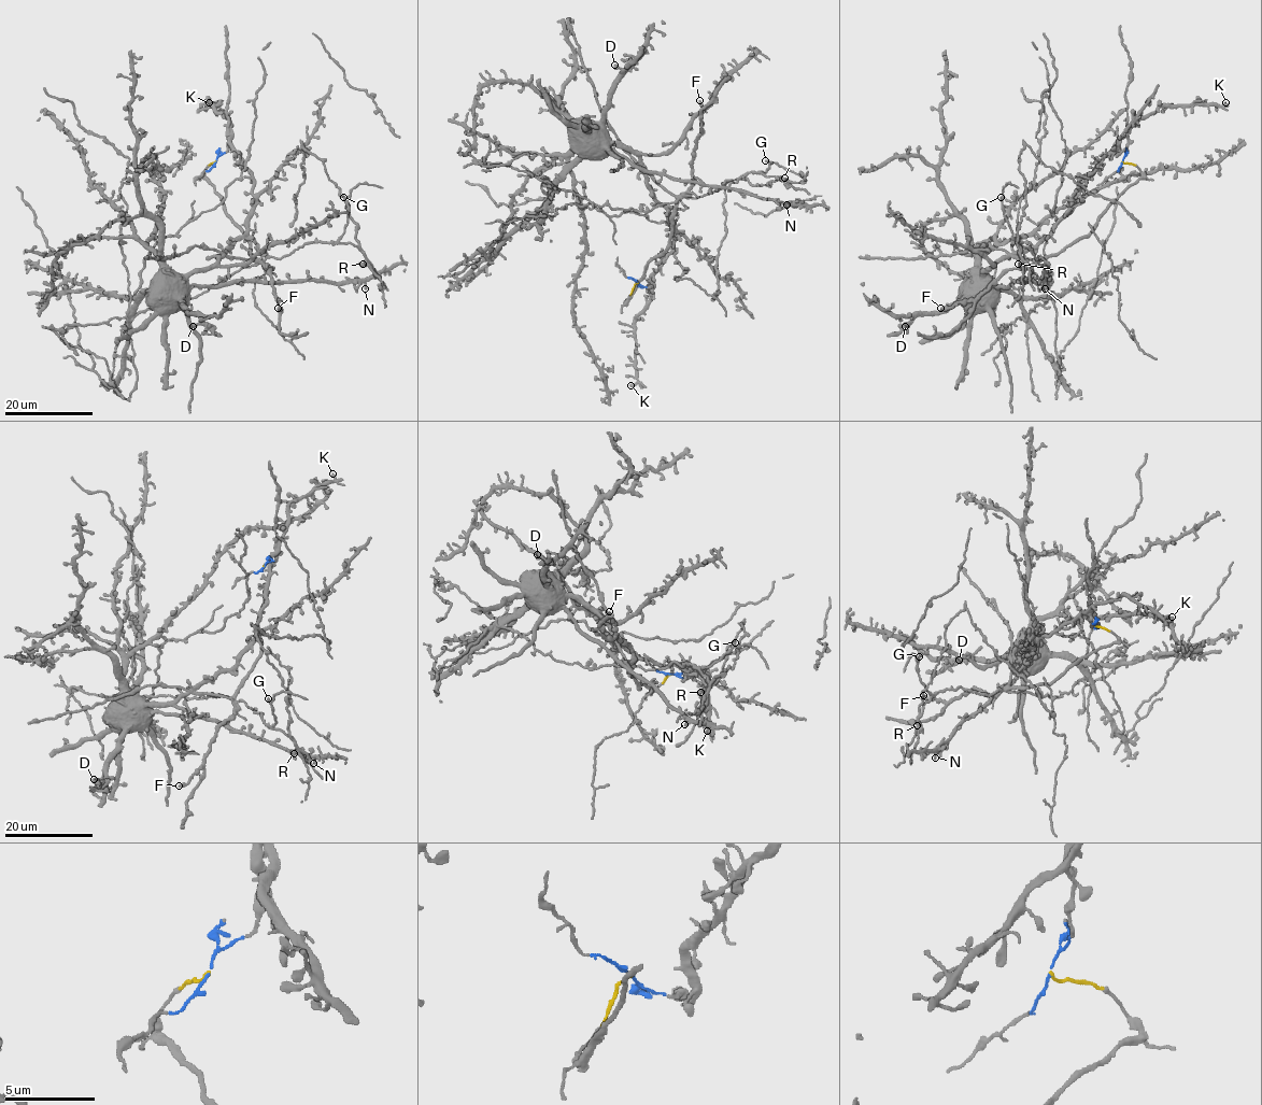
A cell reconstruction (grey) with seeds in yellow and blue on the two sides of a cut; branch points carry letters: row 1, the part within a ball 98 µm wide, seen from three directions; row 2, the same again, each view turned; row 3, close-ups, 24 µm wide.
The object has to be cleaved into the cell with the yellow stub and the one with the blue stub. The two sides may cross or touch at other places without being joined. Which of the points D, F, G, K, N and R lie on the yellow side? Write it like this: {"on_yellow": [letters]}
{"on_yellow": ["F", "G", "R"]}

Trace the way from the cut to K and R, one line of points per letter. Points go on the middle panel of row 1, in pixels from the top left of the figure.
K: (637, 282), (650, 287), (651, 297), (635, 320), (637, 381), (630, 385)
R: (637, 282), (626, 303), (644, 267), (669, 246), (680, 198), (712, 193), (750, 172), (785, 184), (784, 178)

